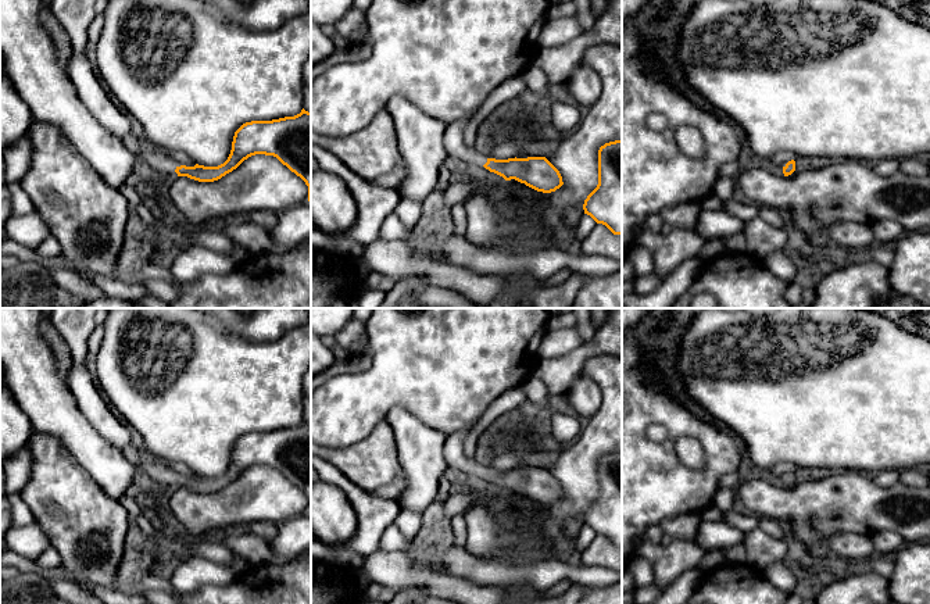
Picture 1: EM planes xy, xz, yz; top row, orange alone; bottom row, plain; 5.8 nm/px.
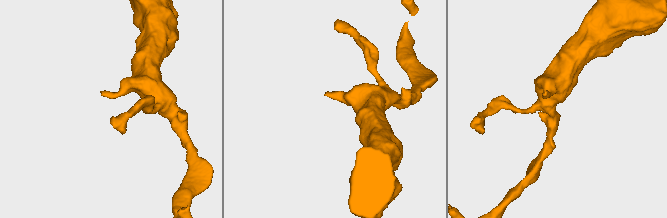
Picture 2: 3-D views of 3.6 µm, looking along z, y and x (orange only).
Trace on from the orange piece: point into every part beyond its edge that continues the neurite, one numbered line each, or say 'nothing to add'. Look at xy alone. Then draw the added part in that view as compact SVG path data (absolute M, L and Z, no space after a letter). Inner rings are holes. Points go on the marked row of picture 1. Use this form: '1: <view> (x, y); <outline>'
1: xy (153, 160); M146 137L139 139L140 153L137 158L139 171L151 176L162 176L176 169L176 162L165 149L150 143Z

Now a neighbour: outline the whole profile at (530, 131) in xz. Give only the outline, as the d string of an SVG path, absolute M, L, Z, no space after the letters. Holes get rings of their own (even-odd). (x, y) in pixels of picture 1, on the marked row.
M529 118L526 122L515 124L511 128L509 136L505 140L526 144L529 142L536 142L541 139L541 125L537 119Z

